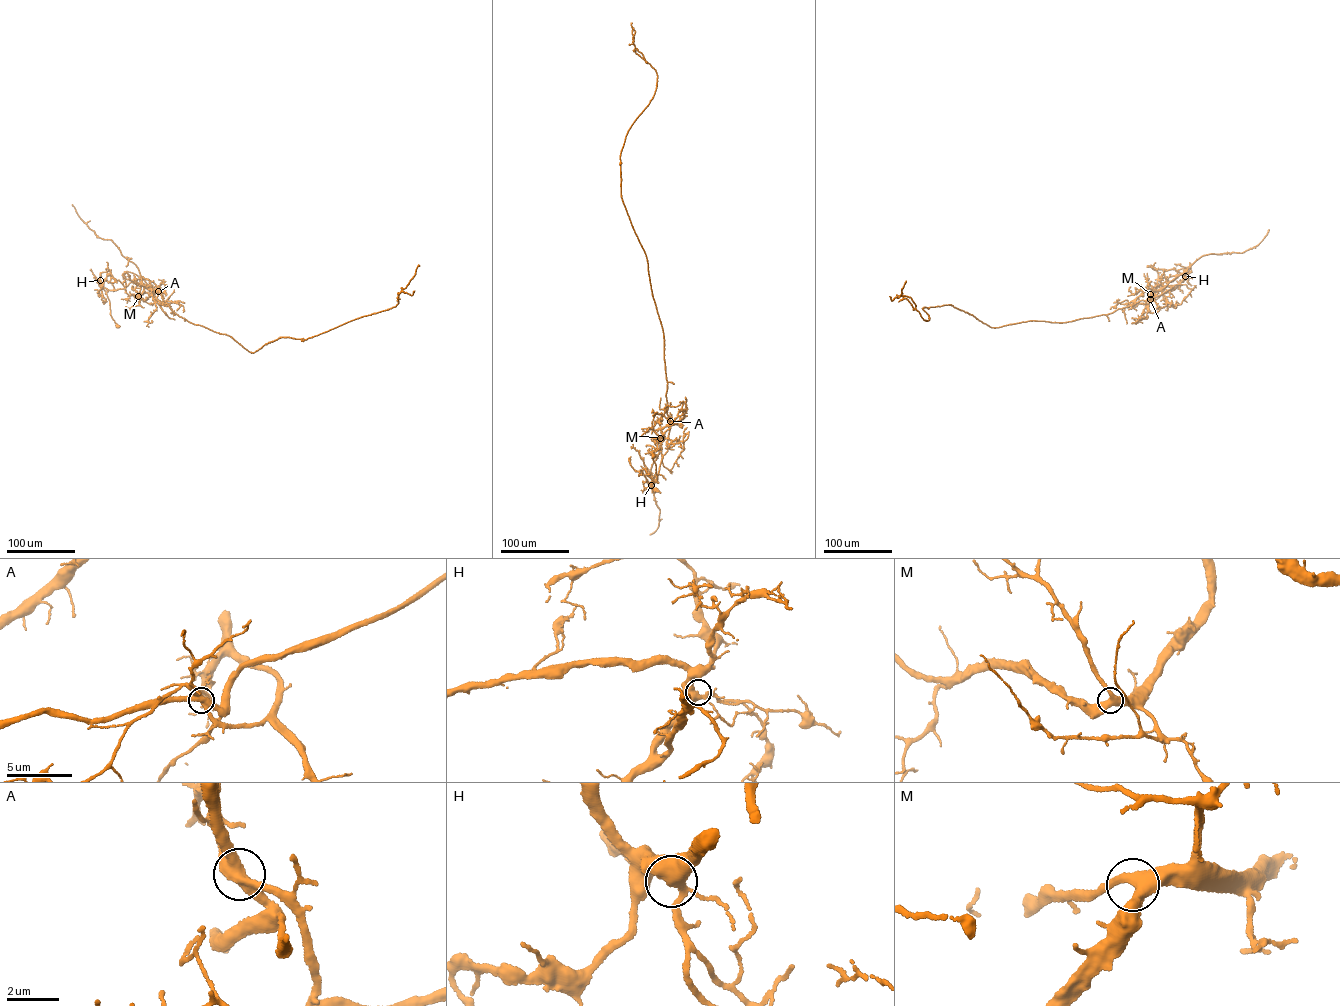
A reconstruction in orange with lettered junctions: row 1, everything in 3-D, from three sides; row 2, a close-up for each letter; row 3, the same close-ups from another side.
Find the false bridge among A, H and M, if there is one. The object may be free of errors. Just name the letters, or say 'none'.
A

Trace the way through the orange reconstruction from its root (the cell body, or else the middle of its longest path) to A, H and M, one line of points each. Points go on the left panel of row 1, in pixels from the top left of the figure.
A: (118, 326), (110, 314), (107, 289), (122, 289), (141, 277), (155, 284), (158, 291)
H: (118, 326), (110, 314), (109, 300), (100, 280)
M: (118, 326), (110, 314), (107, 289), (122, 289), (141, 277), (145, 287), (143, 285), (144, 291), (138, 296)

